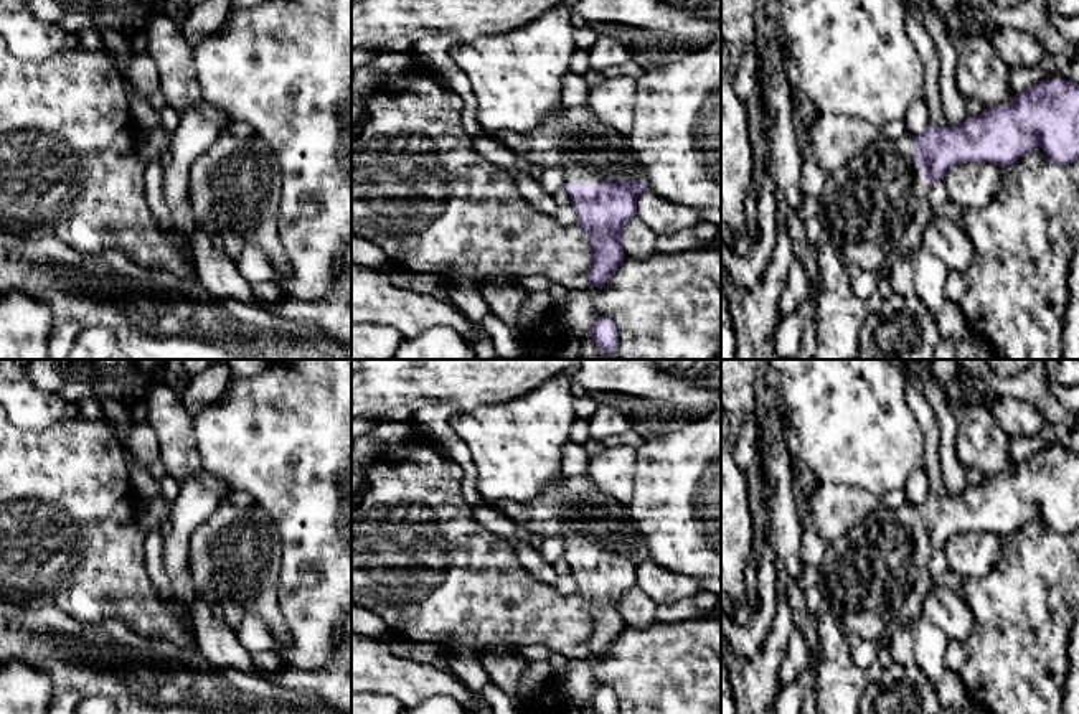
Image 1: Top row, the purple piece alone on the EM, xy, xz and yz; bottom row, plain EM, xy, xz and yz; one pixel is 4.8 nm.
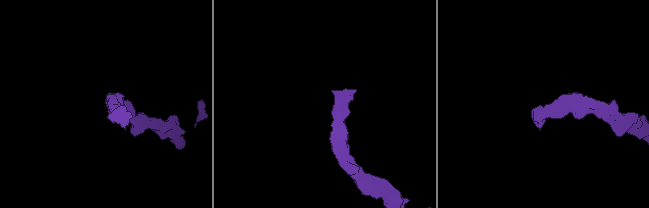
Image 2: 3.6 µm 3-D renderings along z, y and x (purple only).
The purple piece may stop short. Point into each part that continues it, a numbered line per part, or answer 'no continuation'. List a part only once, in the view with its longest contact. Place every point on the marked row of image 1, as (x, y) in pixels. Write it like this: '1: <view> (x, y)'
1: xz (570, 139)

